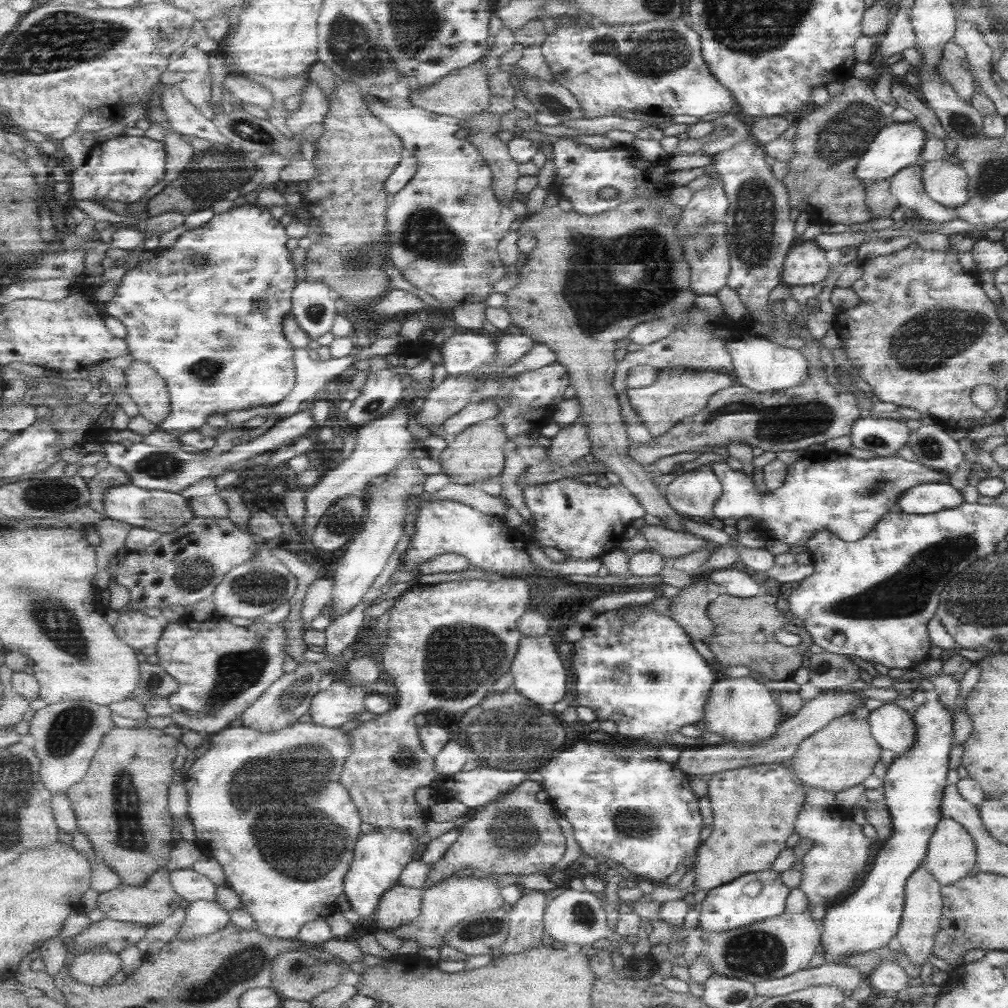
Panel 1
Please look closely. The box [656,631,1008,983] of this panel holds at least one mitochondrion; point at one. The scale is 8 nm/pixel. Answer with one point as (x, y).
(752, 953)

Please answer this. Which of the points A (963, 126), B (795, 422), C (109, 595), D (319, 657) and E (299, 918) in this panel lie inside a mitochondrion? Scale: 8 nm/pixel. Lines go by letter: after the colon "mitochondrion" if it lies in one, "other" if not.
A: mitochondrion
B: mitochondrion
C: other
D: other
E: other

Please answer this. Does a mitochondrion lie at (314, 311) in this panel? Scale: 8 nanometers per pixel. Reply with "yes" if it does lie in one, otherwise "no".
yes

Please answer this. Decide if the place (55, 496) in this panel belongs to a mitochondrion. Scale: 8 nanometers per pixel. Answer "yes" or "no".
yes

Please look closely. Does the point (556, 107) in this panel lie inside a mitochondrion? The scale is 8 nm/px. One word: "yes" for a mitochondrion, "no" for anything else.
yes

